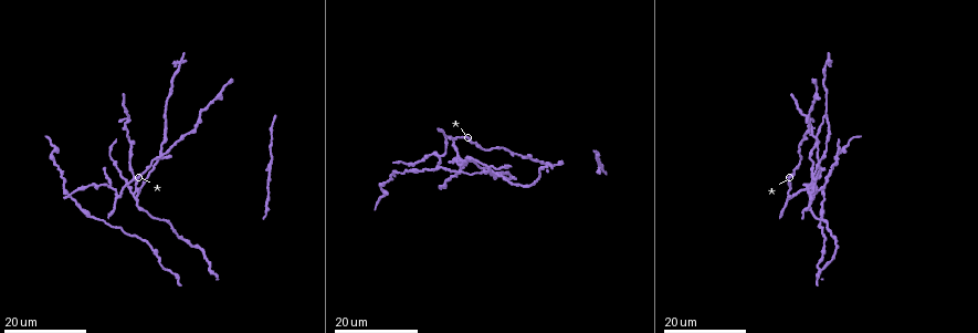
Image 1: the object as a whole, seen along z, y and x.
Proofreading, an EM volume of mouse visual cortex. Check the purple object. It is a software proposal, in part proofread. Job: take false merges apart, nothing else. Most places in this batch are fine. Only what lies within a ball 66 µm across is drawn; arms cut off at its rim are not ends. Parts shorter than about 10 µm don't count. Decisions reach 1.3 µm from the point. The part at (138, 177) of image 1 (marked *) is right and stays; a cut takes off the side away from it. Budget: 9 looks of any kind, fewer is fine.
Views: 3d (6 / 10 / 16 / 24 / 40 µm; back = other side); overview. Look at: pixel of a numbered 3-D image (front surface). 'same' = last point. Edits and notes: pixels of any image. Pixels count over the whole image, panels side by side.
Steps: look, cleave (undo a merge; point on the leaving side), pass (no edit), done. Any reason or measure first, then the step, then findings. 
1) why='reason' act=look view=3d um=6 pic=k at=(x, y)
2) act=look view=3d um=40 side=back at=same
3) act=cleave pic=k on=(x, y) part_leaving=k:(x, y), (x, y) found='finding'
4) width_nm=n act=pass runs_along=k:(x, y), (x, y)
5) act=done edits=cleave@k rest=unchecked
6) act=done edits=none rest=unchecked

why='two arms in line, one across' act=look view=3d um=24 pic=1 at=(447, 138)

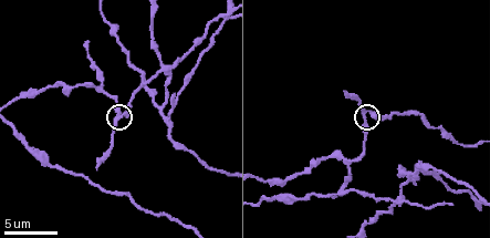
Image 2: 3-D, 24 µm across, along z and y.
act=look view=3d um=10 pic=2 at=(366, 121)

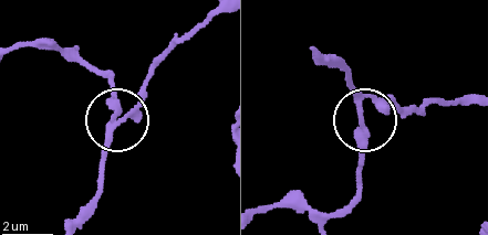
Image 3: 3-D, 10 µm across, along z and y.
width_nm=190 act=pass runs_along=3:(469, 100), (406, 106), (364, 100), (362, 174) found='all the same neuron'

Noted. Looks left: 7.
act=look view=3d um=6 pic=2 at=(100, 87)

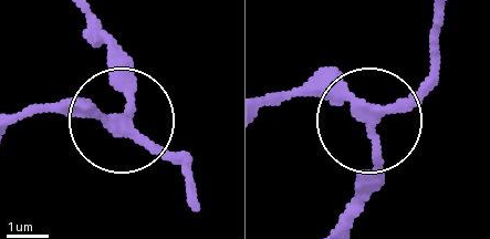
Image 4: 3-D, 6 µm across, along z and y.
arms=3 act=pass runs_along=4:(191, 196), (184, 164), (106, 115), (25, 107) found='all the same neuron'

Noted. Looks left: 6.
why='three arms meet' act=look view=3d um=6 pic=2 at=(410, 180)

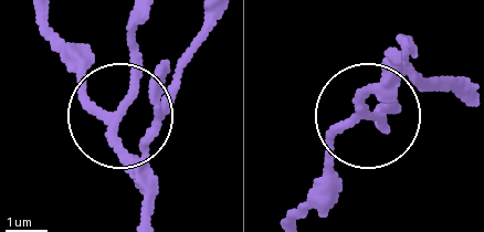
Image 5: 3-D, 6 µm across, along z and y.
act=look view=3d um=6 side=back pic=5 at=(113, 124)

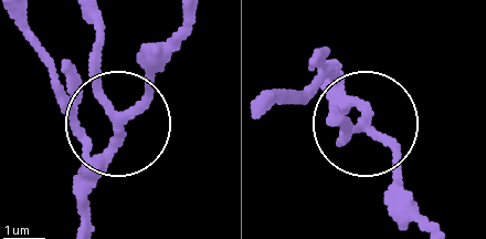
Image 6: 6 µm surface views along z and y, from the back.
act=pass found='all the same neuron'

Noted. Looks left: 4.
why='three-way junction' act=look view=3d um=10 pic=2 at=(473, 198)

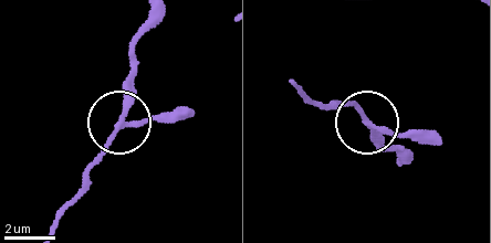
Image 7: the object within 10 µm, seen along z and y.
why='from behind' act=look view=3d um=10 side=back pic=7 at=(119, 125)

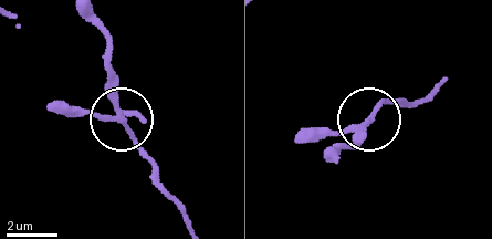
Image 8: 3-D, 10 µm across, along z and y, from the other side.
width_nm=170 act=pass runs_along=8:(190, 222), (124, 121), (110, 47) found='continuous, no second neuron'

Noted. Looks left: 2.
act=done edits=none rest=unchecked

